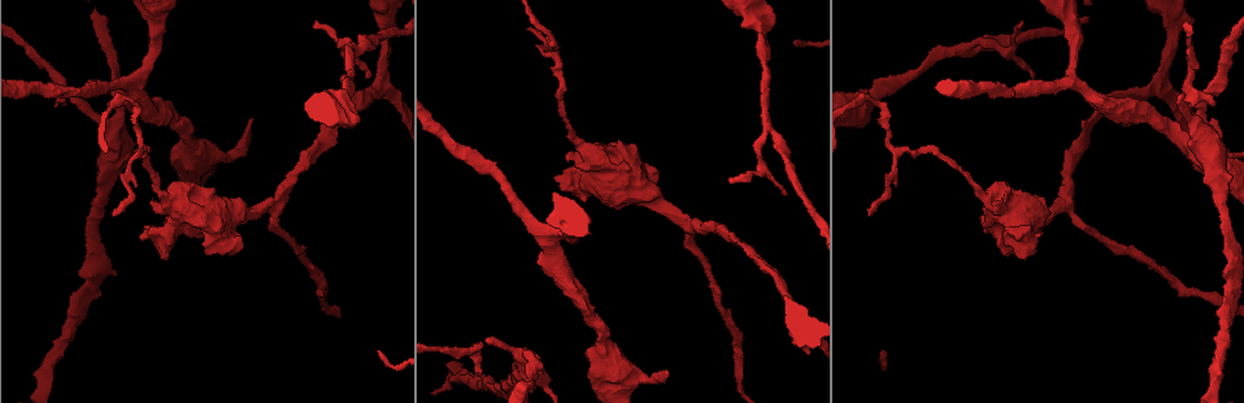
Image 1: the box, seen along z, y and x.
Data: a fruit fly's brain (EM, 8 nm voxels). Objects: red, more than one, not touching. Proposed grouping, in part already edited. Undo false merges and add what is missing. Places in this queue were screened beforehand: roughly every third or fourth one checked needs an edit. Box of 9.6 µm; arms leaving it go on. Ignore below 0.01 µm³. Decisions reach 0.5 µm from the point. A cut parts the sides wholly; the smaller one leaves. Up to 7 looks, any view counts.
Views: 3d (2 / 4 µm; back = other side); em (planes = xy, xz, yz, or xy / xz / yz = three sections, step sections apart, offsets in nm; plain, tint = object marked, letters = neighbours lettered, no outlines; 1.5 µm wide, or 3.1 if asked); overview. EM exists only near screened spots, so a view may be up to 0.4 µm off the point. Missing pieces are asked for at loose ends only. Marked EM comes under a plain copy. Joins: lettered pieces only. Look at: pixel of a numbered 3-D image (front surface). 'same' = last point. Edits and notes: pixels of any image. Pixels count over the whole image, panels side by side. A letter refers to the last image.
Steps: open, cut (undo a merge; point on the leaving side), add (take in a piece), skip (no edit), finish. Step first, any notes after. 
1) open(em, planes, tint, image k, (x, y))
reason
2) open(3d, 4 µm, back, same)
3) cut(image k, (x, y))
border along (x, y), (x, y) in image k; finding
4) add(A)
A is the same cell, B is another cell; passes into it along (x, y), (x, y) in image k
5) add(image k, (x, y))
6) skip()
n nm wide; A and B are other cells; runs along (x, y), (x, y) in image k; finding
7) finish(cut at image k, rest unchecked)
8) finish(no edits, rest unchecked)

open(3d, 2 µm, back, image 1, (1213, 107))
free end

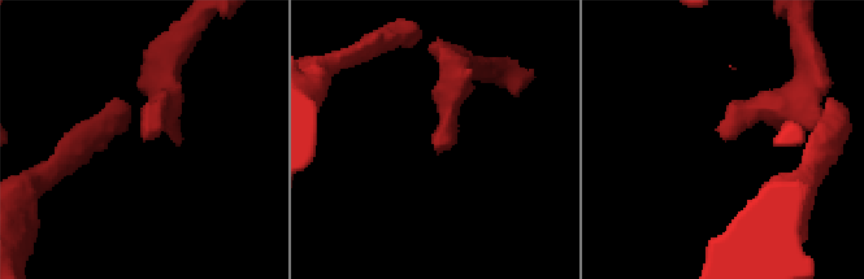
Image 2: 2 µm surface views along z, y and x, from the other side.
open(em, planes, tint, image 2, (438, 147))
now the EM

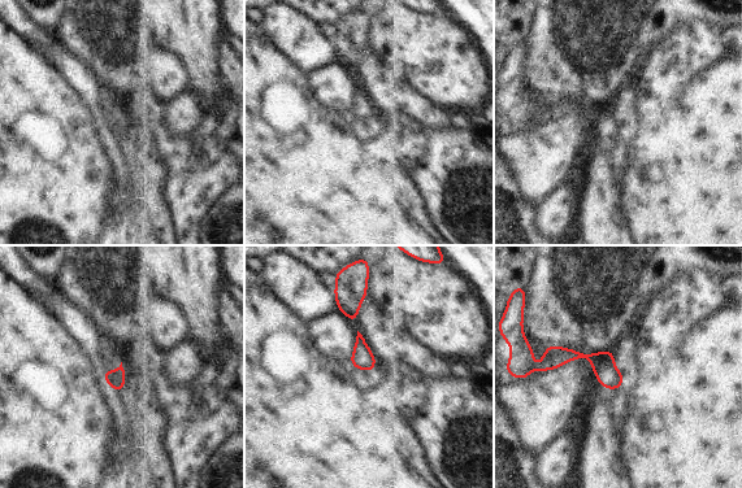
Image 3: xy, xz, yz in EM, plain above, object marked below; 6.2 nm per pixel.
open(em, planes, letters, same)
see the neighbours

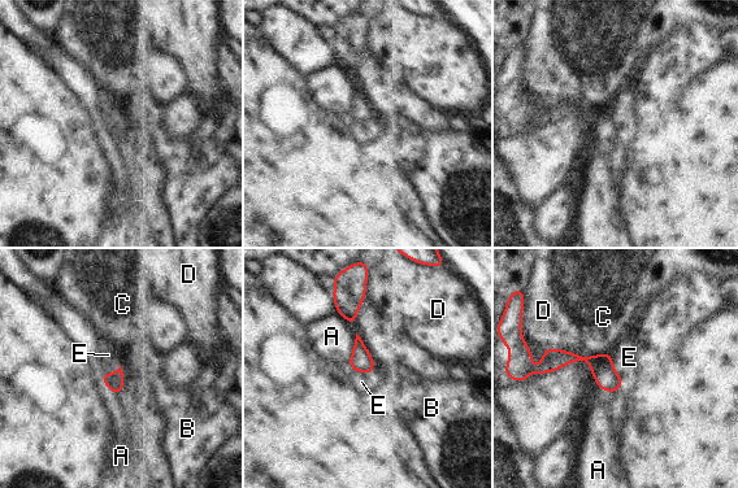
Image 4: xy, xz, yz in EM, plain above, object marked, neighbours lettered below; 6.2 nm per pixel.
skip()
A, B, C, D and E are other cells; runs along (541, 367), (589, 358), (619, 382) in image 4; none of them fits

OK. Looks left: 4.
open(em, planes, letters, image 1, (669, 372))
free end

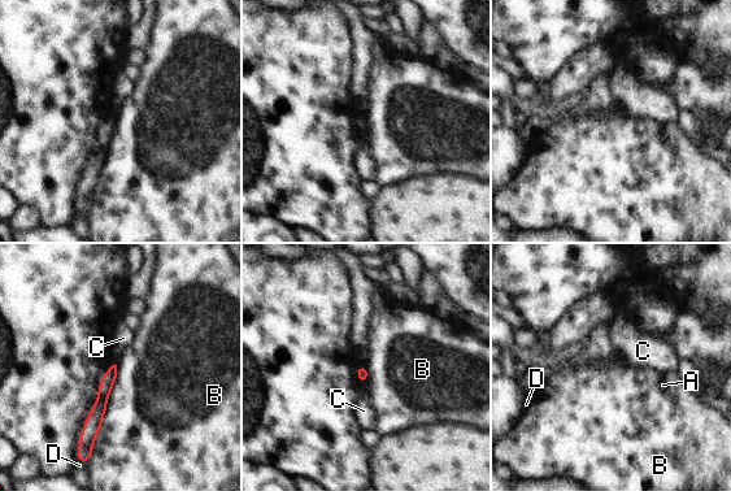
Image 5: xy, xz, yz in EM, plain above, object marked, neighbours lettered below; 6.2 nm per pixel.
skip()
A, B, C and D are other cells; runs along (113, 369), (91, 428), (91, 439) in image 5; no lettered piece goes on from it

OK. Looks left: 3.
open(em, xy, step 4, tint, image 1, (380, 89))
a fork

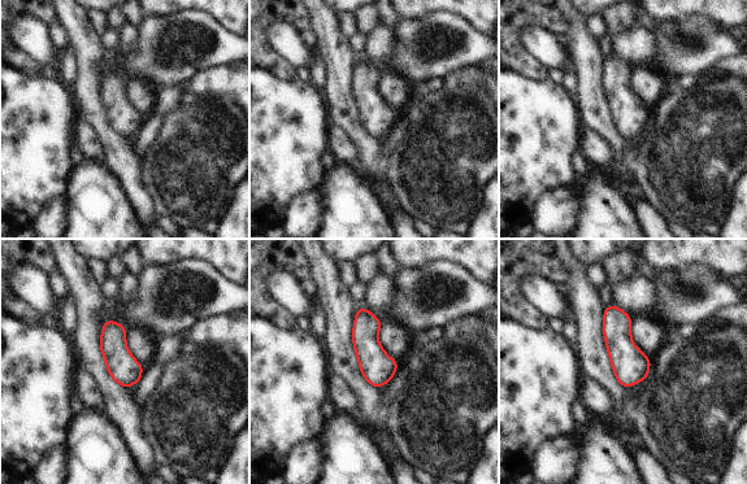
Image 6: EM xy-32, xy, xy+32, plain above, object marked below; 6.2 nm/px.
open(em, planes, tint, same)

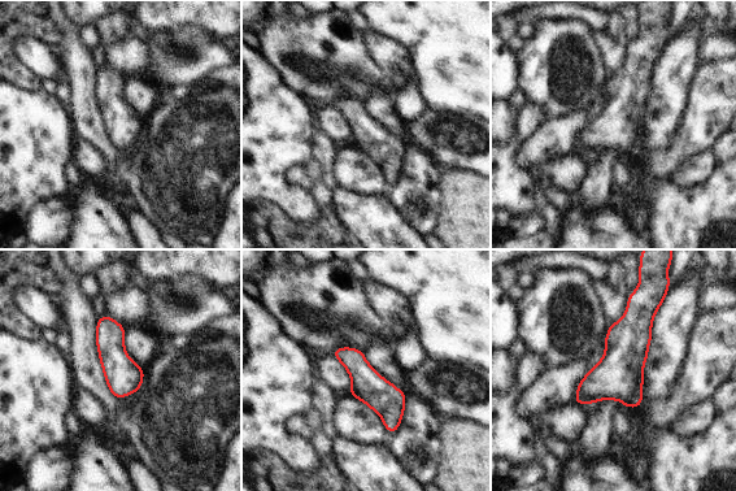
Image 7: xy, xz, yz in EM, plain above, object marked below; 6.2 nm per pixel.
open(em, planes, letters, same)
see the neighbours

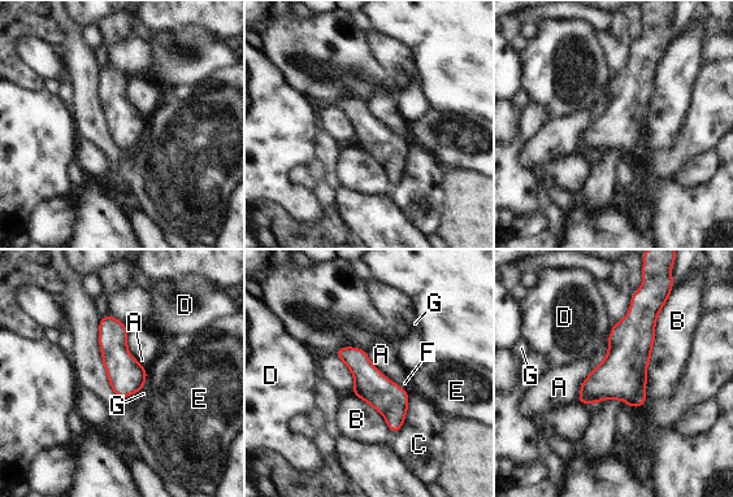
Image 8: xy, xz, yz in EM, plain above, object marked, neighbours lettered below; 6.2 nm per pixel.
skip()
B touches over 700 nm; A, B, C, D, E, F and G are other cells; runs along (339, 352), (394, 406), (395, 428) in image 8; one neuron here

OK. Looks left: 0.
finish(no edits, rest unchecked)

